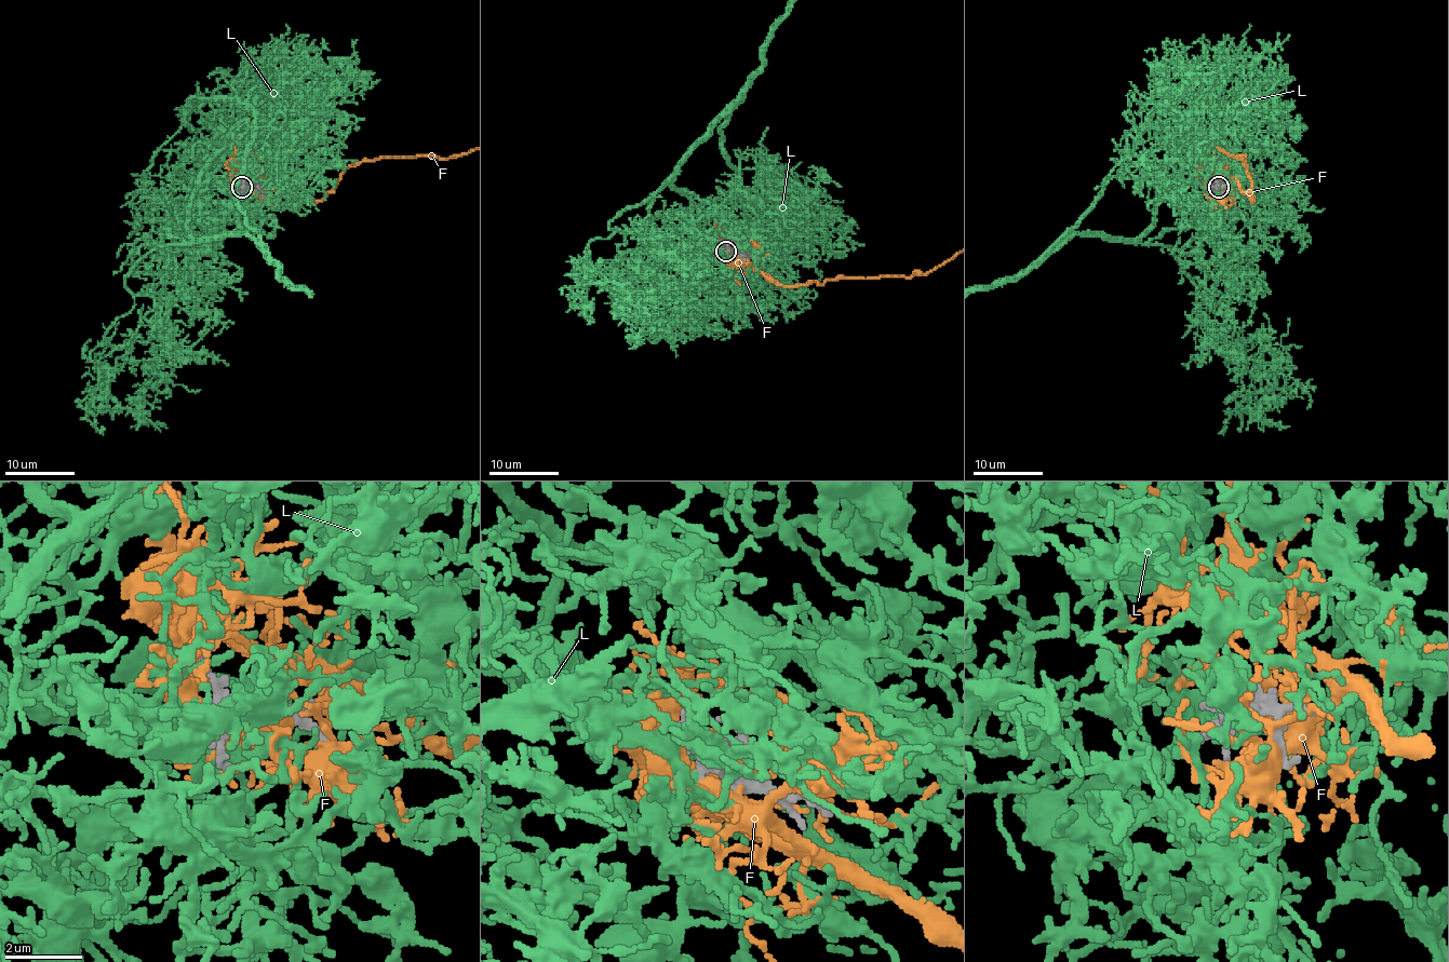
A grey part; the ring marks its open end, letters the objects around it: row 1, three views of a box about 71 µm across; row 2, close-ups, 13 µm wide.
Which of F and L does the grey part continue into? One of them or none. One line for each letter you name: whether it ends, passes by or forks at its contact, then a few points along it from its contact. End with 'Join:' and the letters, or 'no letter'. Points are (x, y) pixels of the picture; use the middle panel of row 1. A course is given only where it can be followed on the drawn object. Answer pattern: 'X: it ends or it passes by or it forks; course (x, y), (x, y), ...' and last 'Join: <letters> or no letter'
L: it forks
Join: L

